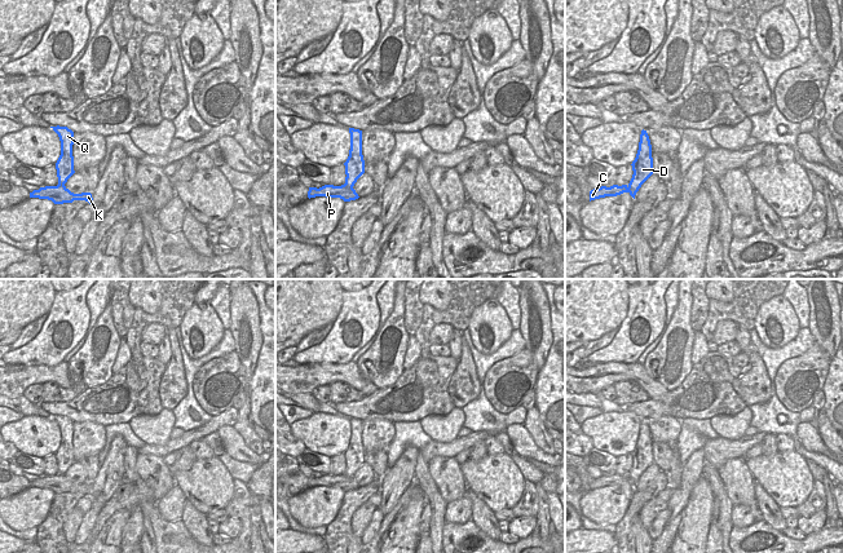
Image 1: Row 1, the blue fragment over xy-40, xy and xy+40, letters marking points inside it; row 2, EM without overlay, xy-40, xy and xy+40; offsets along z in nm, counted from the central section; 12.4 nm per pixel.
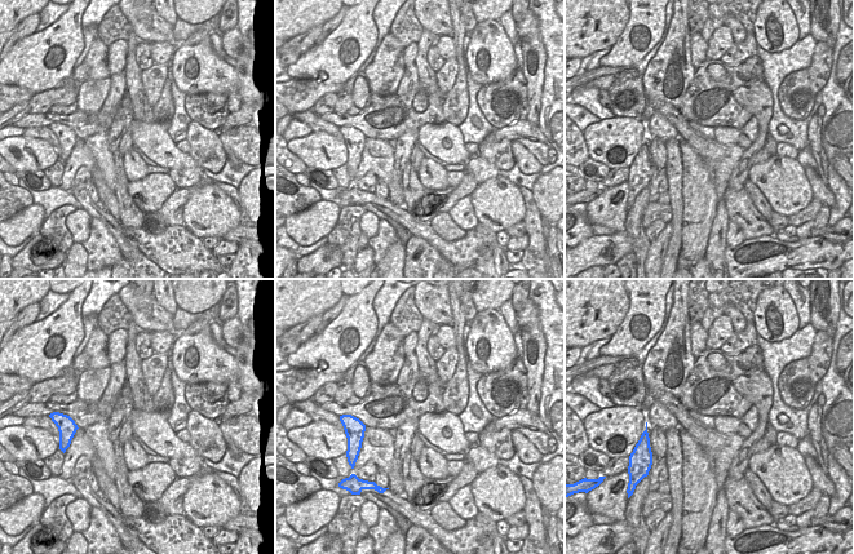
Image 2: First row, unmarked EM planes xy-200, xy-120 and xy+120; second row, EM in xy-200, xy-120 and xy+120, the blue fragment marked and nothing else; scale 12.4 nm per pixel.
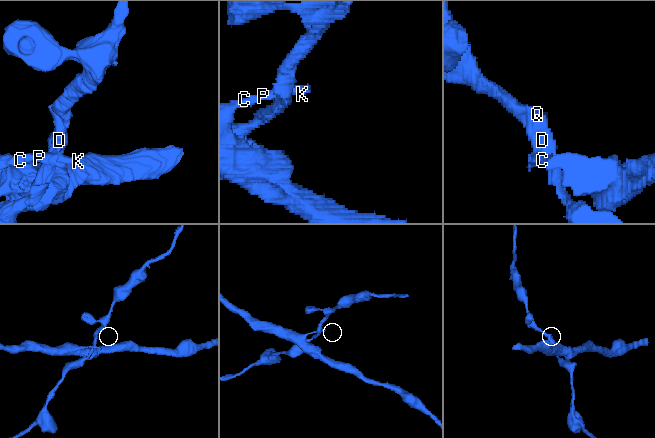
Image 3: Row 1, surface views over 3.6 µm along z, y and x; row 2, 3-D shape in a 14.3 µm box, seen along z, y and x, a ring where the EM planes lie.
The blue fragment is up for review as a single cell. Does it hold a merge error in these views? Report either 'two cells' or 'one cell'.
two cells

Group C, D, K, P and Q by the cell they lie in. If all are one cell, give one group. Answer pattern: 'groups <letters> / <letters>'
groups C K P / D Q

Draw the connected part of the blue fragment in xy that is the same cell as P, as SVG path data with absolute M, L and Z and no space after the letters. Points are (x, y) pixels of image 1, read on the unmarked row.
M325 474L319 478L309 477L308 487L310 488L315 486L340 487L344 491L350 491L359 487L353 477L347 477L344 474L341 475Z

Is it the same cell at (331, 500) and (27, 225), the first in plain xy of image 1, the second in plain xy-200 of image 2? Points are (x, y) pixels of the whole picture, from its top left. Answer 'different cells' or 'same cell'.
same cell

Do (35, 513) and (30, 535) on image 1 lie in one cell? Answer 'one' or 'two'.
two

